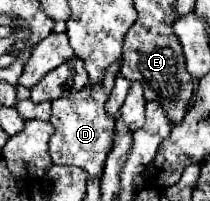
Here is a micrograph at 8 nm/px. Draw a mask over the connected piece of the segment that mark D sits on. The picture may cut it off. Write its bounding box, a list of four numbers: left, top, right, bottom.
[49,62,119,176]

